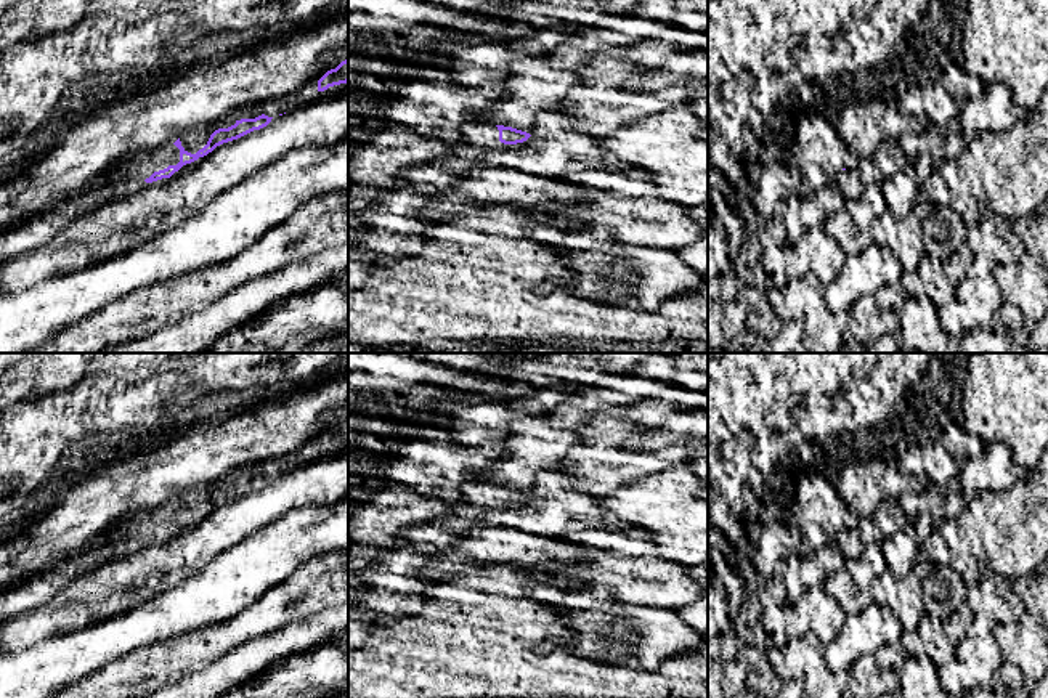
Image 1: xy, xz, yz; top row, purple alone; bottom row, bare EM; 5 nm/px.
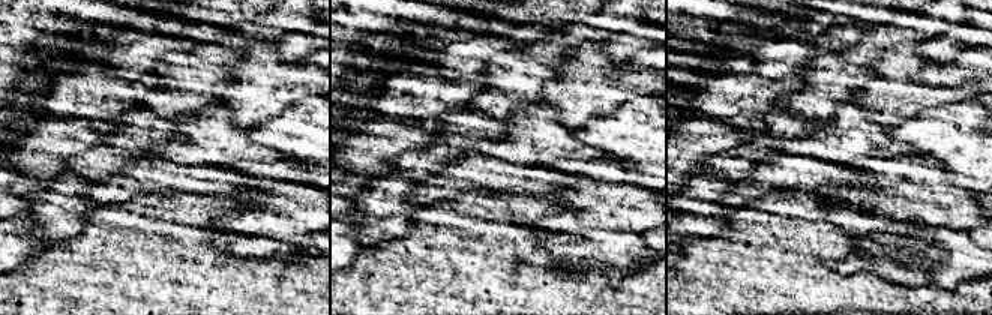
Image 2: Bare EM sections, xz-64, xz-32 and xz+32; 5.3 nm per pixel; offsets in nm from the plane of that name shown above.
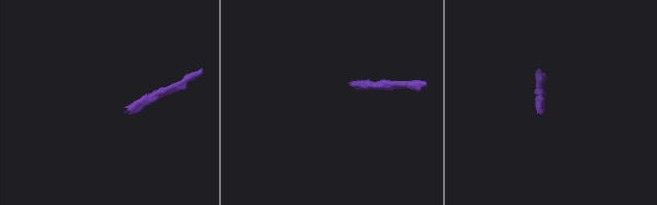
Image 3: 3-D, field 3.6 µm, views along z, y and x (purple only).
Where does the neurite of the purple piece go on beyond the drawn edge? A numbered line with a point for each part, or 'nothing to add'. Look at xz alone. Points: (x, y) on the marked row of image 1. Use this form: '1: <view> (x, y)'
1: xz (479, 133)

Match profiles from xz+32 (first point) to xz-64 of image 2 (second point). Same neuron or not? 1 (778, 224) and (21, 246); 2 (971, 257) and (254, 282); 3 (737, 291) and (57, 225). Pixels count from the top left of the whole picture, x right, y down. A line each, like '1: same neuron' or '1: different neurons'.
1: different neurons
2: same neuron
3: different neurons

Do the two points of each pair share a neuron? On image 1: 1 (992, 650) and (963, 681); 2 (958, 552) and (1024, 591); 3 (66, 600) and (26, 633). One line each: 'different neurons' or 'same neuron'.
1: same neuron
2: different neurons
3: same neuron

